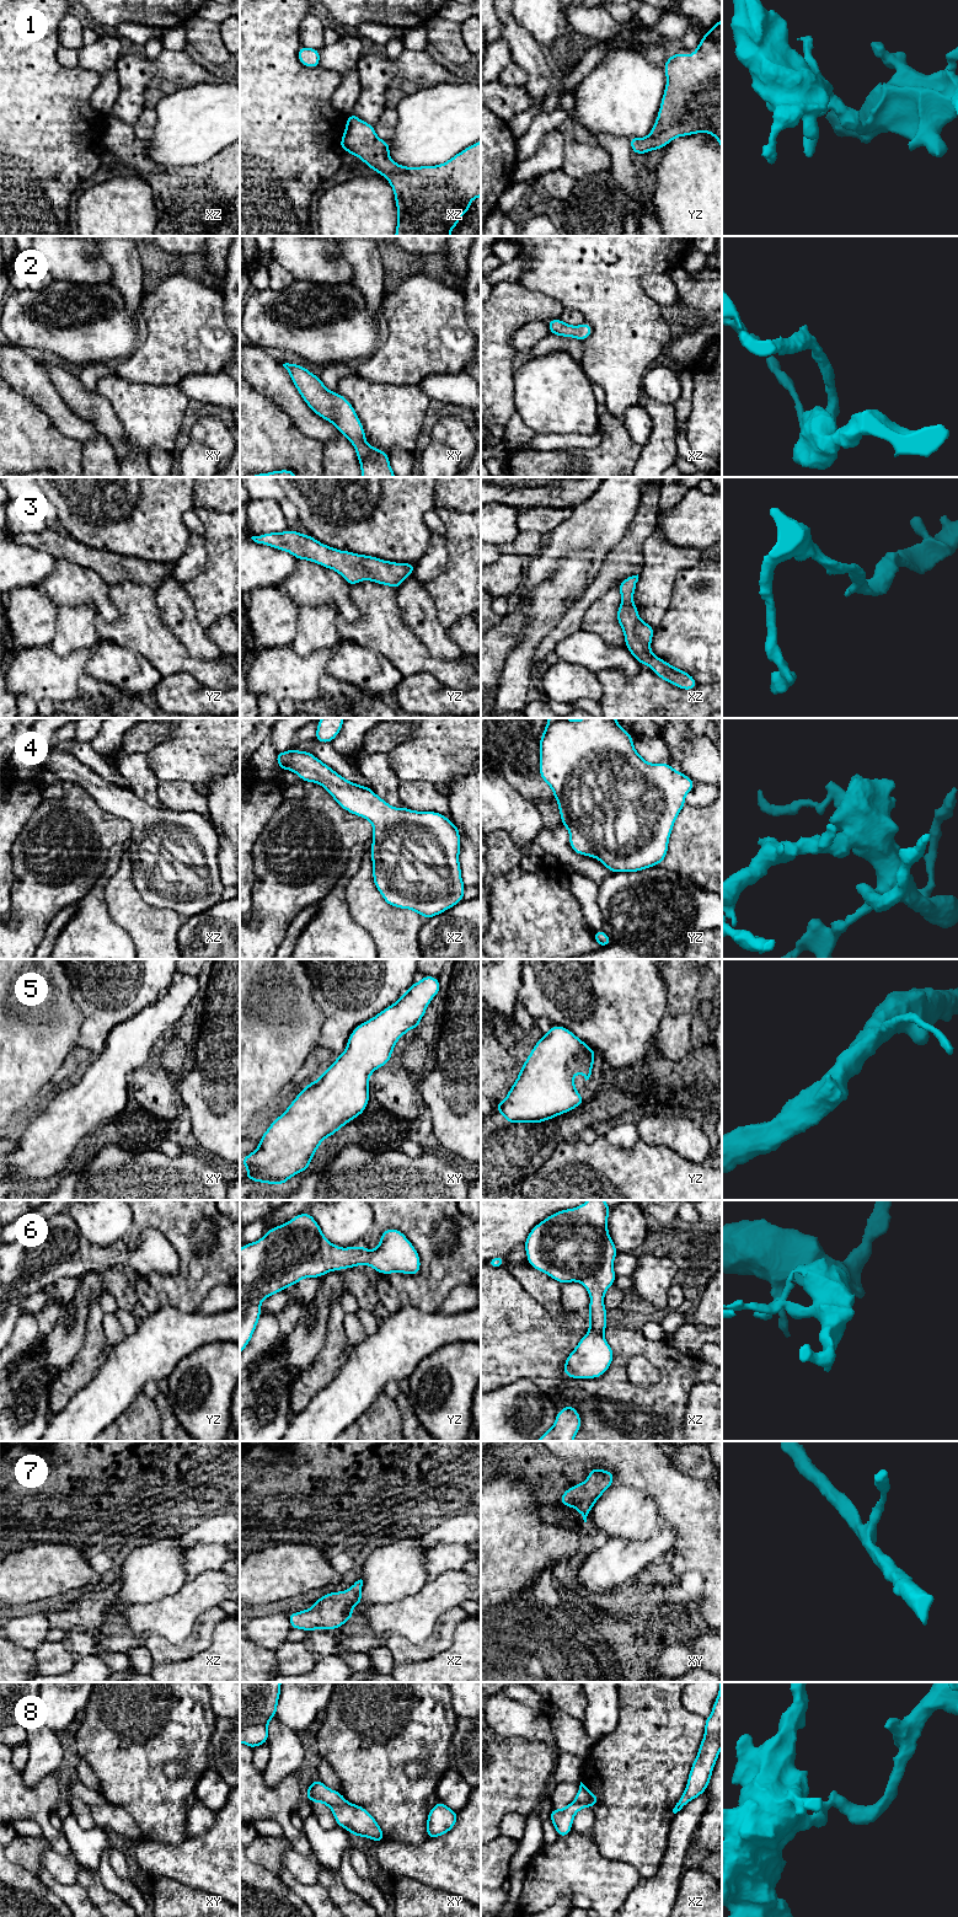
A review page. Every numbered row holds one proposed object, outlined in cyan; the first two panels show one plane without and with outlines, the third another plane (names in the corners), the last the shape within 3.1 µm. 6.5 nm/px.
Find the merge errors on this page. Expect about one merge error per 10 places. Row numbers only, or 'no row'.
no row

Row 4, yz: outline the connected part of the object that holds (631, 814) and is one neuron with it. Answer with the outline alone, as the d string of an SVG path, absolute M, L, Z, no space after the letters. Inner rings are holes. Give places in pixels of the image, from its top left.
M548 718L545 730L540 738L540 765L541 778L551 787L553 797L557 800L561 821L568 829L571 848L583 856L590 856L599 860L612 873L617 872L639 872L657 864L662 864L668 853L669 837L674 823L685 805L686 794L695 787L695 782L683 772L674 770L667 762L649 764L635 749L630 733L622 729L615 718L583 718L572 721L568 718Z

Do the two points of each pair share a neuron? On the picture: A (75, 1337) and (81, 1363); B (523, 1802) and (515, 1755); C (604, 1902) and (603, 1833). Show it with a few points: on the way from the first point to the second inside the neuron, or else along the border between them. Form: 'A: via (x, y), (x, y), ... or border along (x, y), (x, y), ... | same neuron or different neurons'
A: border along (86, 1322), (80, 1350), (71, 1363), (59, 1371) | different neurons
B: via (522, 1790), (515, 1778), (515, 1766) | same neuron
C: border along (592, 1837), (604, 1857), (624, 1861), (630, 1865) | different neurons

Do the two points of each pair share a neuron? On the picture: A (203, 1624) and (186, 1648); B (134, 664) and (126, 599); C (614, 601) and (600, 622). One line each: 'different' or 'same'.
A: same
B: different
C: same

